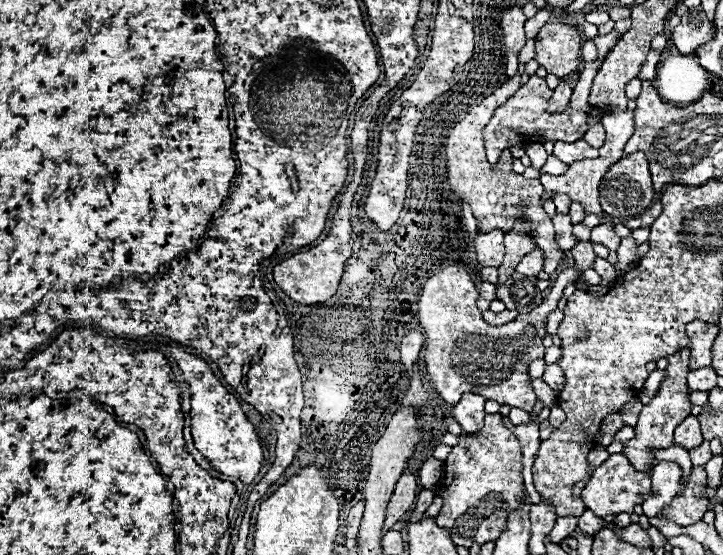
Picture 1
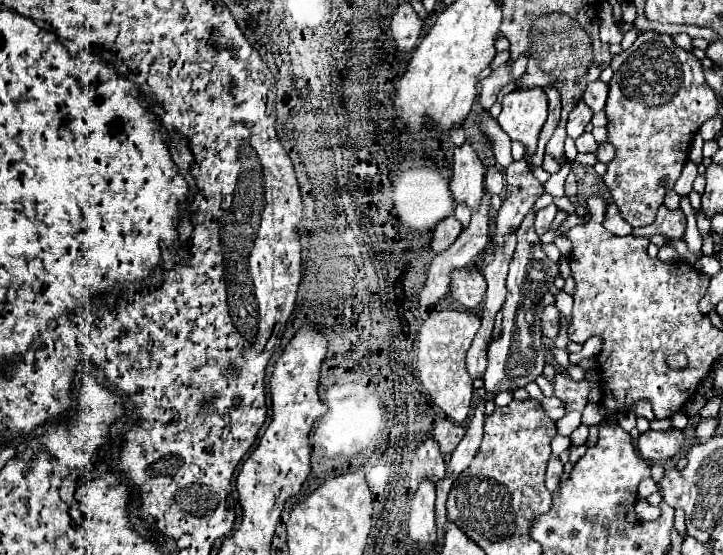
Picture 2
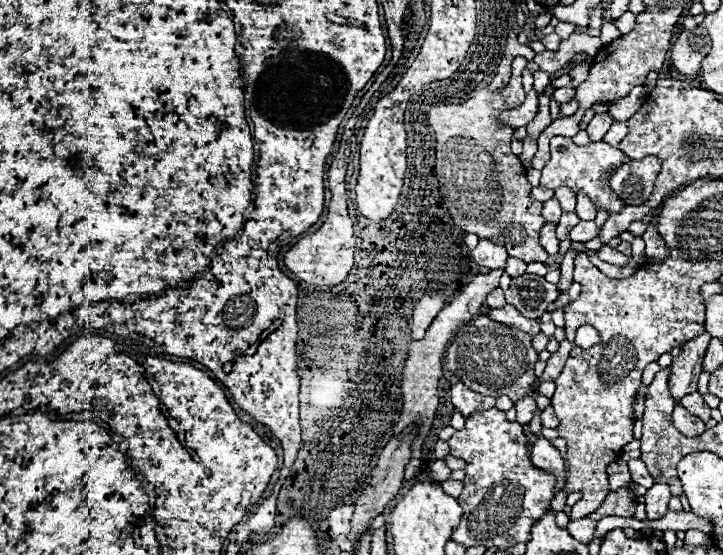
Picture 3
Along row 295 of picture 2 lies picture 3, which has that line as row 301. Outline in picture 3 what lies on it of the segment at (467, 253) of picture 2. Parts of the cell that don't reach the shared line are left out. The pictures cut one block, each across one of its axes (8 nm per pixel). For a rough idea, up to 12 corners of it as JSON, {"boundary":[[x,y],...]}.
{"boundary":[[442,294],[420,298],[412,312],[412,340],[428,330],[446,304]]}

